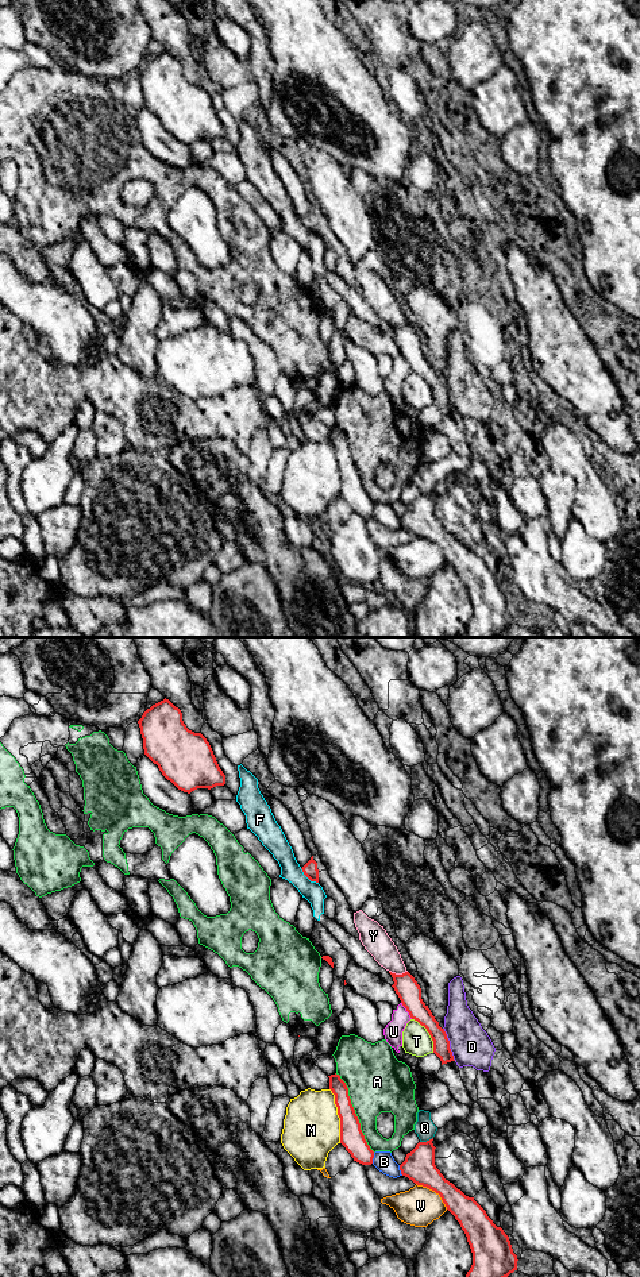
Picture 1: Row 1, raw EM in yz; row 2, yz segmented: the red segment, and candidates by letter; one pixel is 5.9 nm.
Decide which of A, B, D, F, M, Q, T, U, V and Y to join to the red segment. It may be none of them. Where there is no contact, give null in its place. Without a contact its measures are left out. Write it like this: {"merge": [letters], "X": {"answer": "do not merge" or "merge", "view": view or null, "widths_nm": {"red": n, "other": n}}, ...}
{"merge": [], "A": {"answer": "do not merge", "view": "yz", "widths_nm": {"red": 140, "other": 360}}, "B": {"answer": "do not merge", "view": "yz", "widths_nm": {"red": 140, "other": 120}}, "D": {"answer": "do not merge", "view": "yz", "widths_nm": {"red": 110, "other": 240}}, "F": {"answer": "do not merge", "view": "yz", "widths_nm": {"red": 90, "other": 120}}, "M": {"answer": "do not merge", "view": "yz", "widths_nm": {"red": 140, "other": 340}}, "Q": {"answer": "do not merge", "view": "yz", "widths_nm": {"red": 190, "other": 120}}, "T": {"answer": "do not merge", "view": "yz", "widths_nm": {"red": 130, "other": 170}}, "U": {"answer": "do not merge", "view": "yz", "widths_nm": {"red": 140, "other": 110}}, "V": {"answer": "do not merge", "view": "yz", "widths_nm": {"red": 190, "other": 240}}, "Y": {"answer": "do not merge", "view": "yz", "widths_nm": {"red": 140, "other": 160}}}

